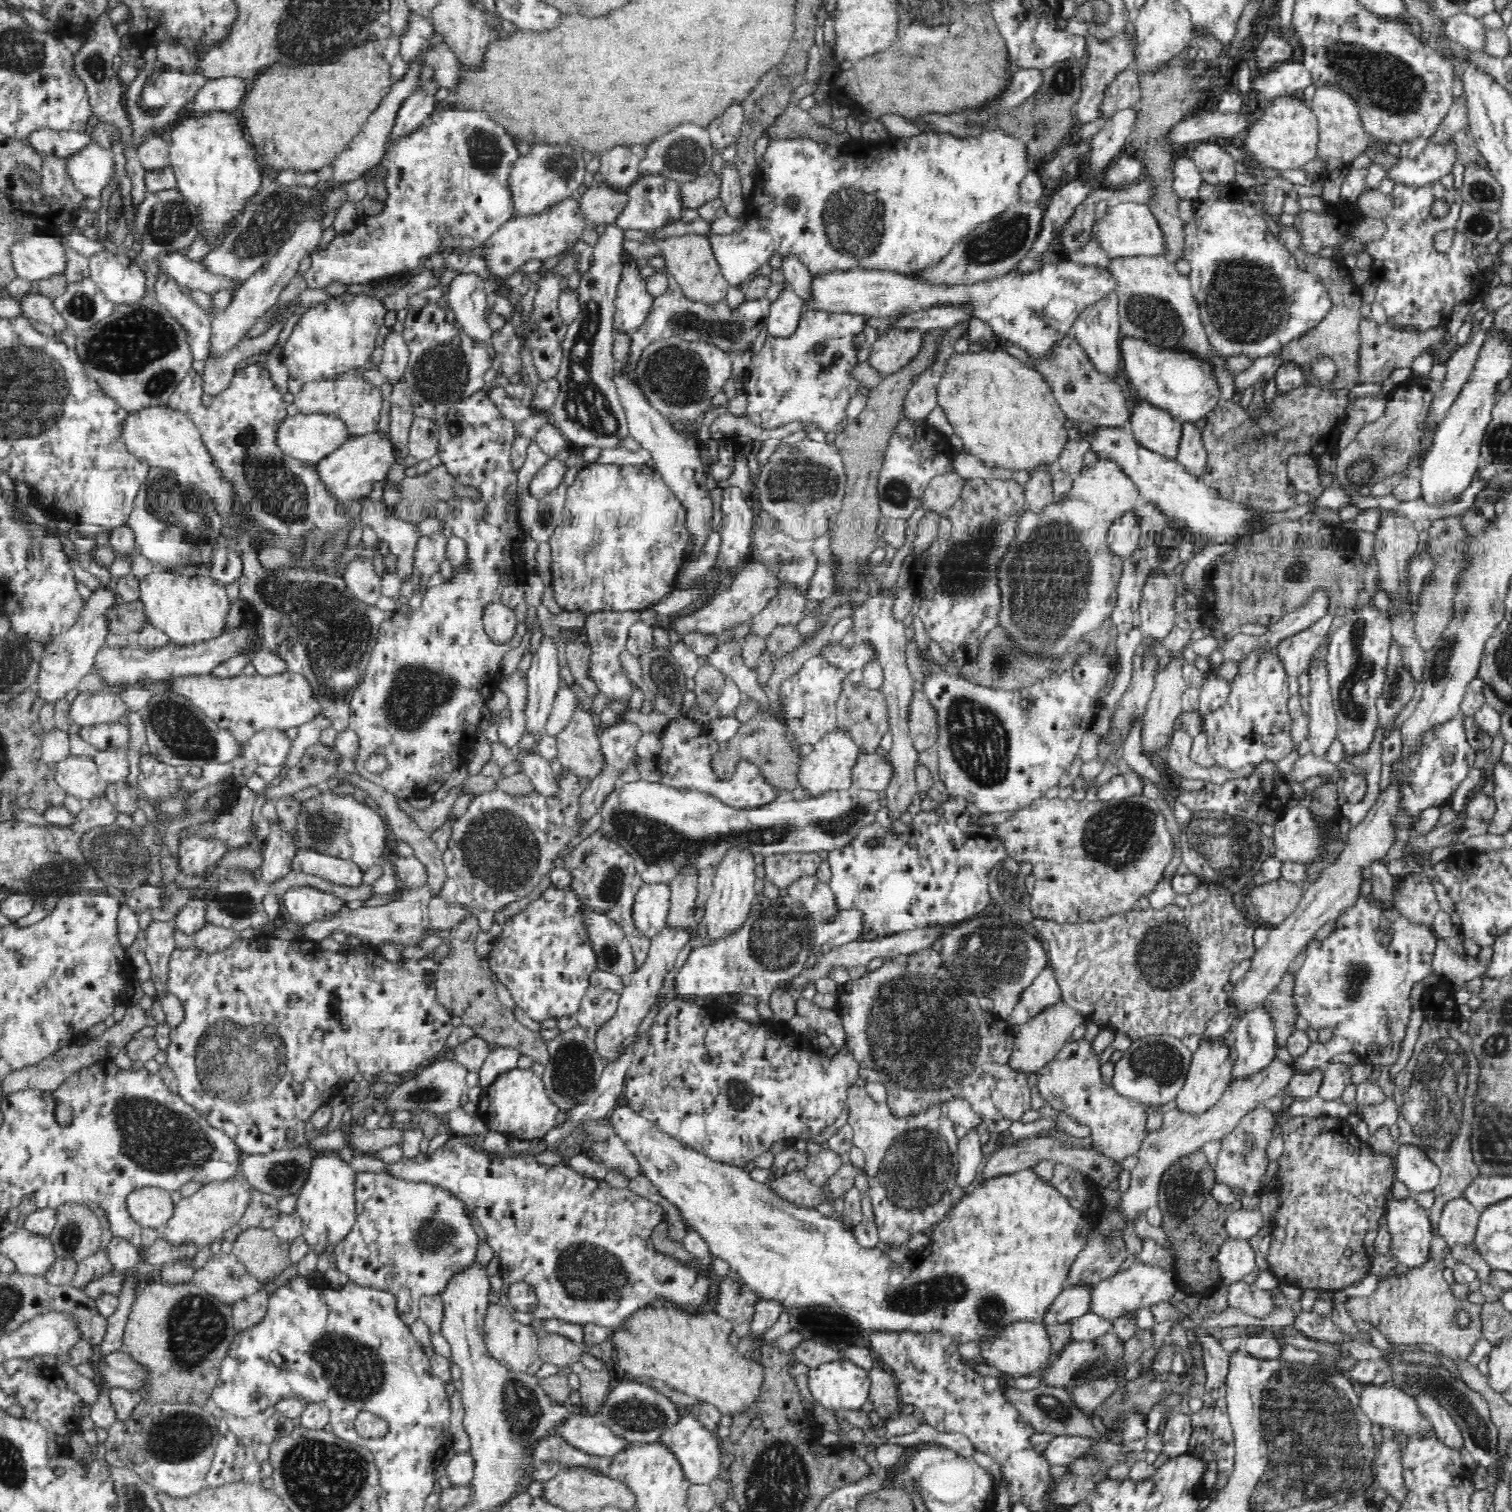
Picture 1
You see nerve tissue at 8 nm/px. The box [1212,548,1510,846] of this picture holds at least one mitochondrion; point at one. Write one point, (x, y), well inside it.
(1361, 669)

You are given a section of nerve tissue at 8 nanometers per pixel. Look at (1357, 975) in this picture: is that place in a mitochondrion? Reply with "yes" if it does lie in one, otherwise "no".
yes

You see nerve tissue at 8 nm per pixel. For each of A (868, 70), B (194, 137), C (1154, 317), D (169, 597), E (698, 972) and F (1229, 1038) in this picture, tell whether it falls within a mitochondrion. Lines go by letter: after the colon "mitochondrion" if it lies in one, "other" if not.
A: other
B: other
C: mitochondrion
D: other
E: other
F: other

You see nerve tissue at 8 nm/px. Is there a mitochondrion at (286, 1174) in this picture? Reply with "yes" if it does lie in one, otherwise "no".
yes

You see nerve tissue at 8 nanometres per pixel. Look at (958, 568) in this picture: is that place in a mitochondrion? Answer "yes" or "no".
yes

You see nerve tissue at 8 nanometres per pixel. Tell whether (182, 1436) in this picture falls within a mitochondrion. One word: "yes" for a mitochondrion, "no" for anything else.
yes

